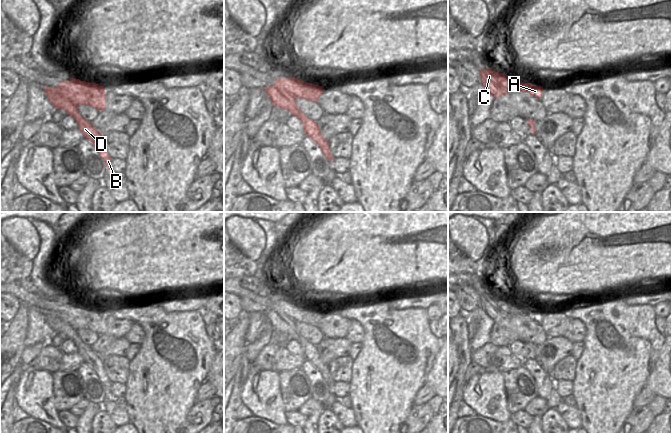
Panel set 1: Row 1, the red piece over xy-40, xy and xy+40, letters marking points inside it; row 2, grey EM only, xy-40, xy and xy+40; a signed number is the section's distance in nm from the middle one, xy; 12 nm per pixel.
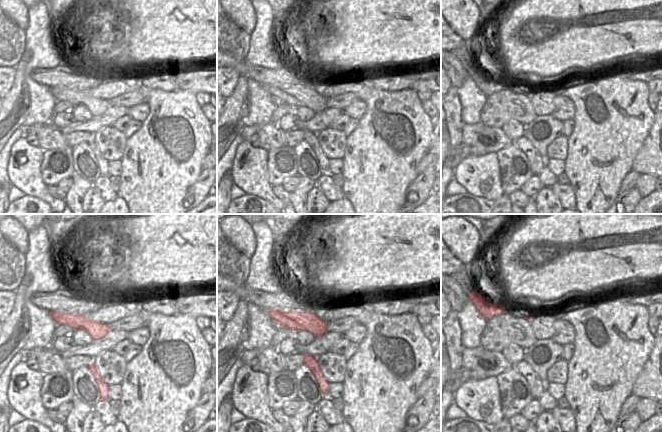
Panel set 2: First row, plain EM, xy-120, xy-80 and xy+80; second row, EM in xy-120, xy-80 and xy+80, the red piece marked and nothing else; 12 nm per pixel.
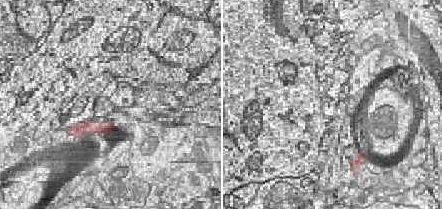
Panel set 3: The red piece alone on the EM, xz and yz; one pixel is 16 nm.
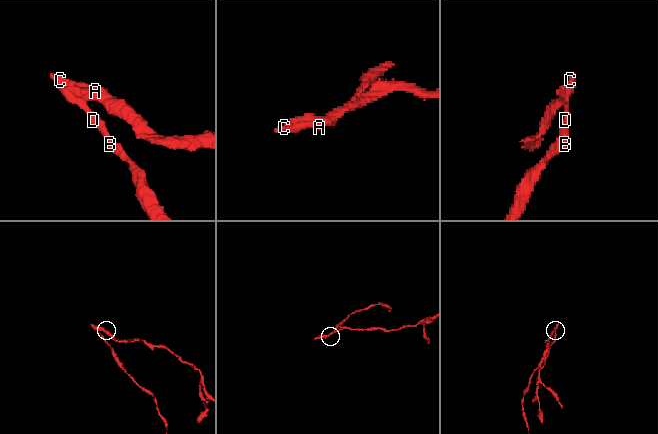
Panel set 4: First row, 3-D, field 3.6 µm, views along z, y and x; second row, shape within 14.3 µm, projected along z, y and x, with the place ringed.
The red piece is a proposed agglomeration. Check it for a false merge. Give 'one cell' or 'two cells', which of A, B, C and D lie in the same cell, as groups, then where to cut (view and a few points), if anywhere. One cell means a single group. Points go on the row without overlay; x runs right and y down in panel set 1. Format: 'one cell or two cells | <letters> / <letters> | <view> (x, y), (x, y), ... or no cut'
two cells | A / B C D | xy-40 (45, 313), (56, 315), (76, 330)

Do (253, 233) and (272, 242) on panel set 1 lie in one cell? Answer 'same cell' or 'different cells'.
different cells

